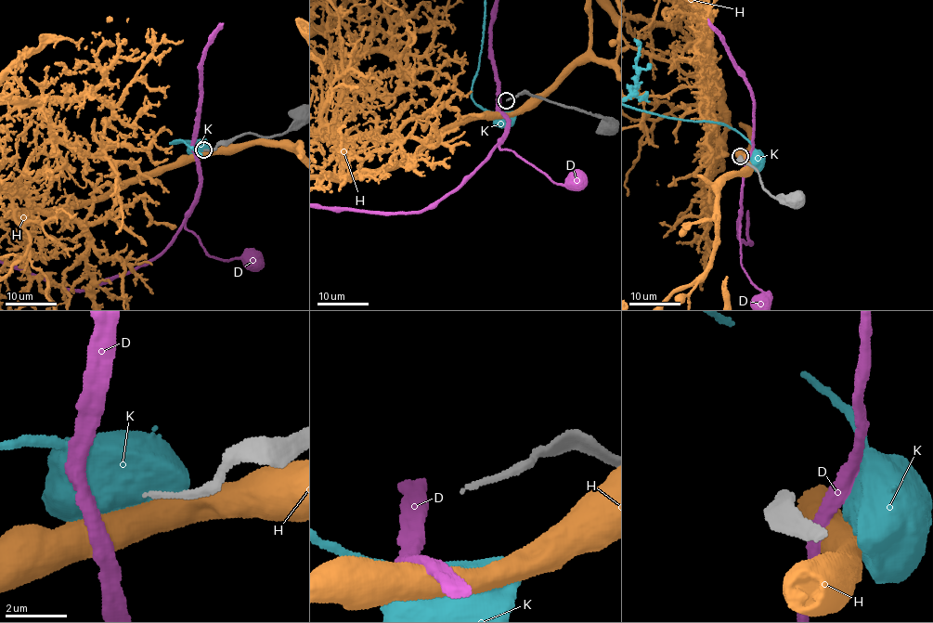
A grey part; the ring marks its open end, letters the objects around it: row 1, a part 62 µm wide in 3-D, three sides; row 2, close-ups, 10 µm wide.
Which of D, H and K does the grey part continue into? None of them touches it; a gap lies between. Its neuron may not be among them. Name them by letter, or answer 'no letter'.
no letter

